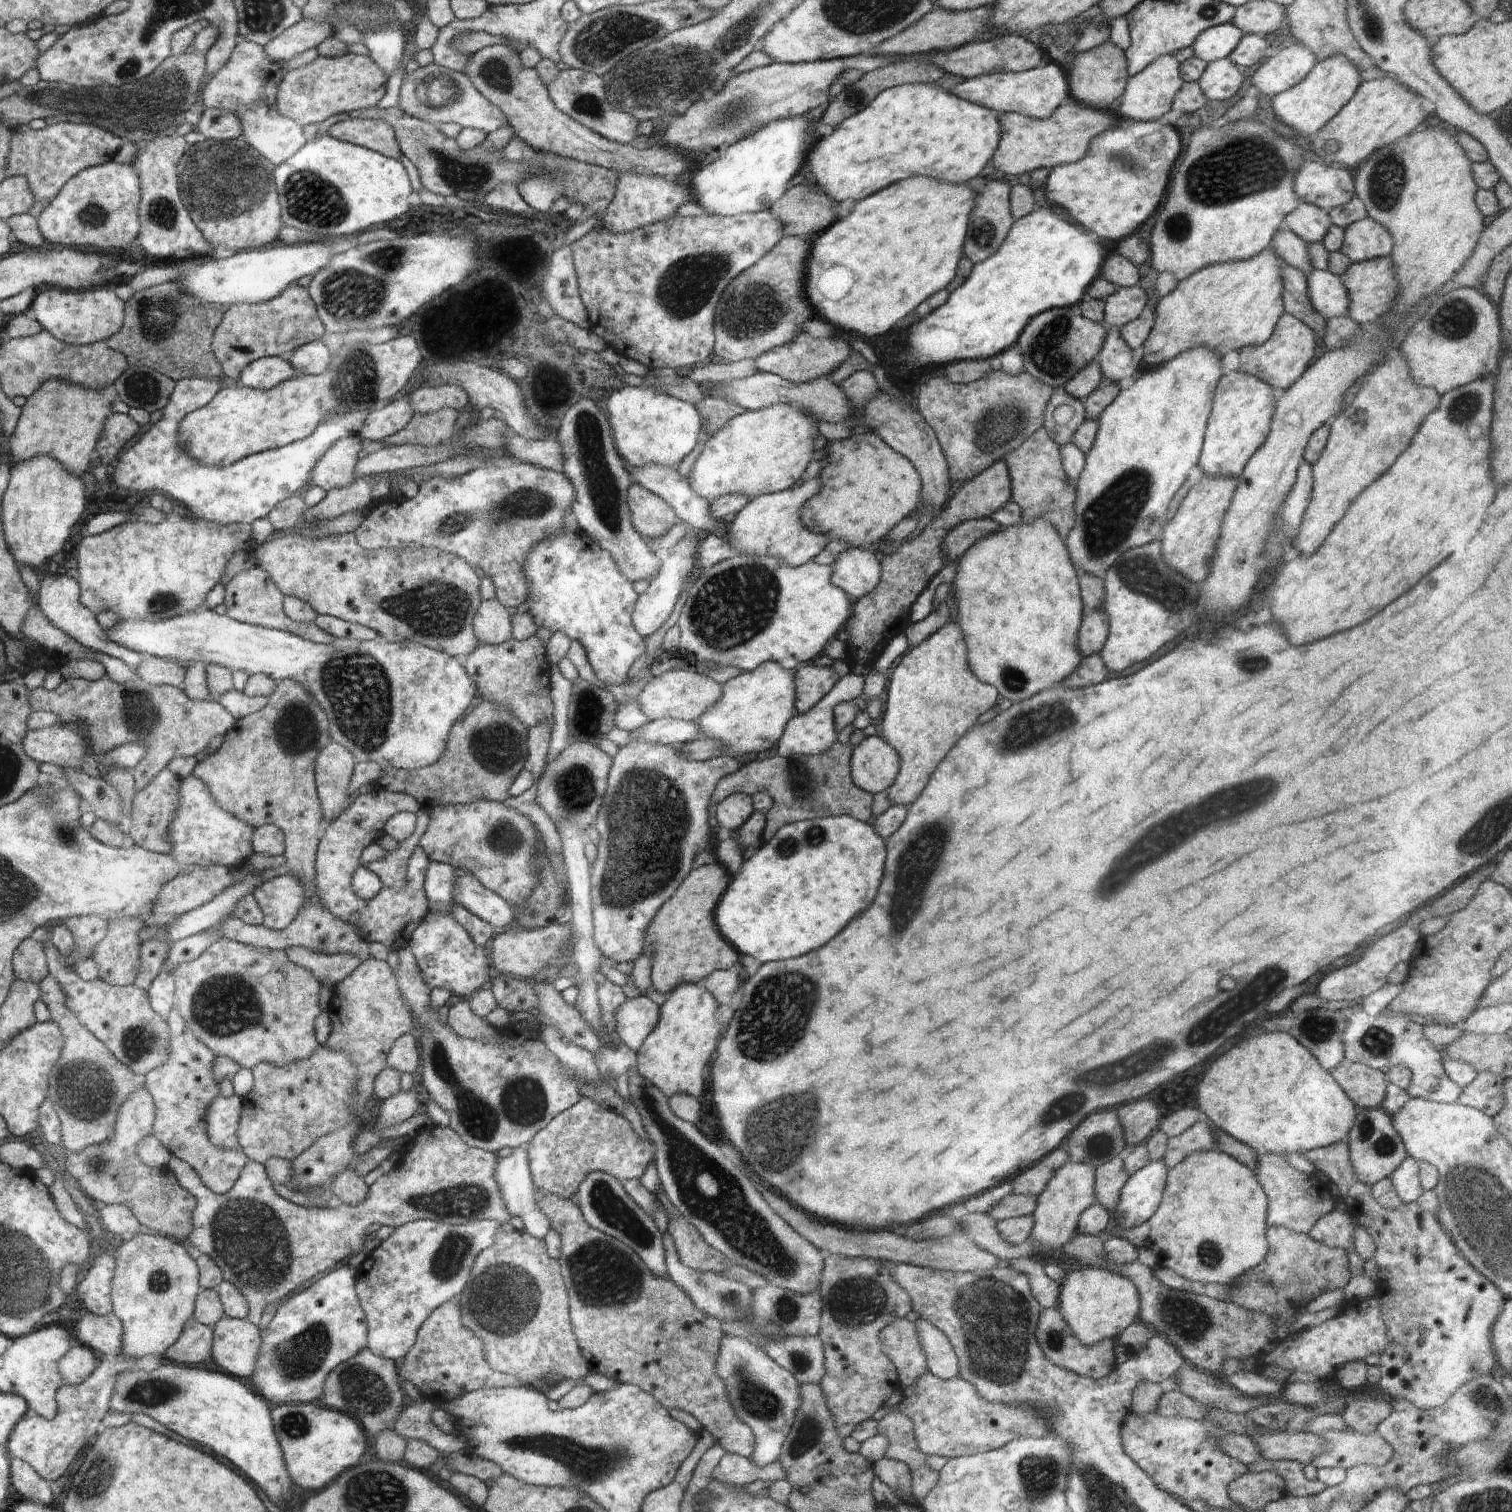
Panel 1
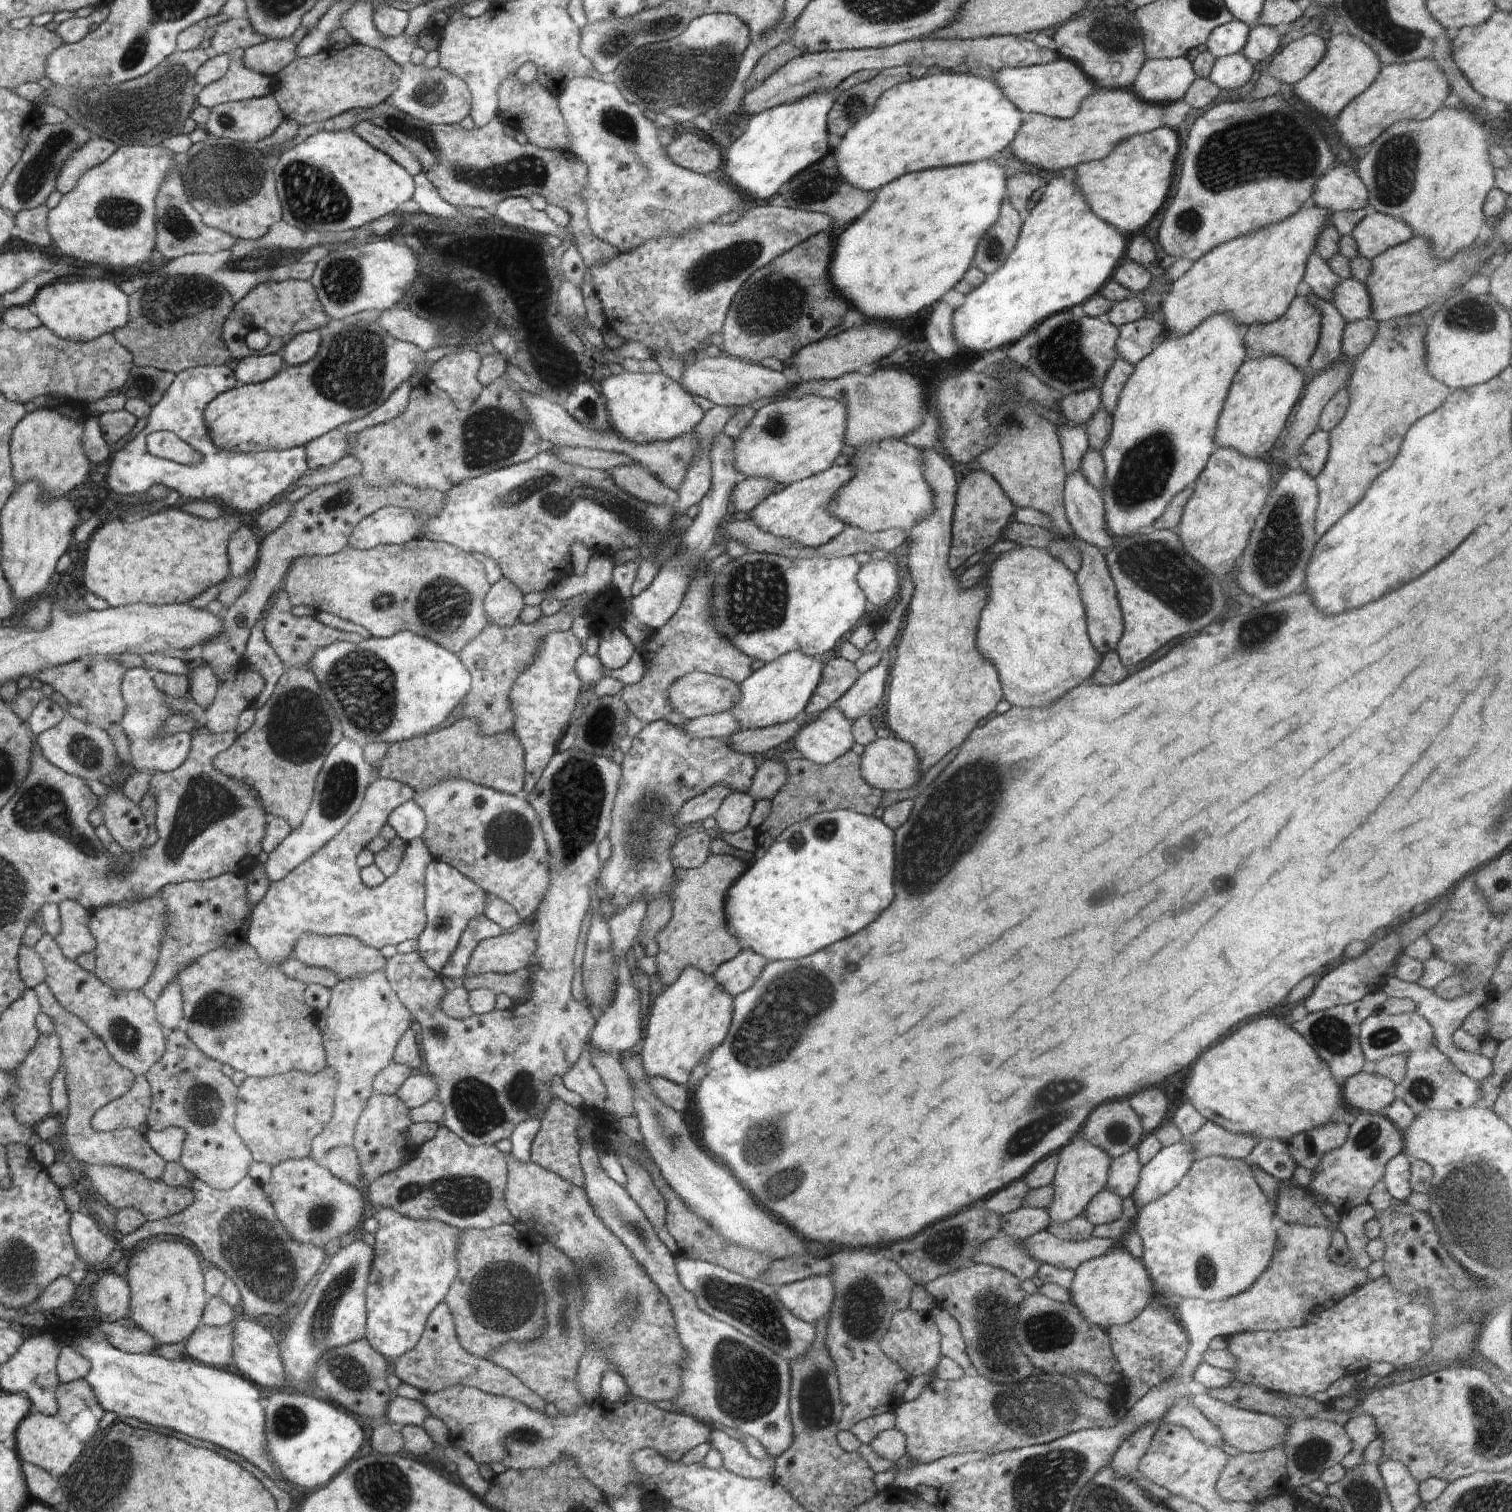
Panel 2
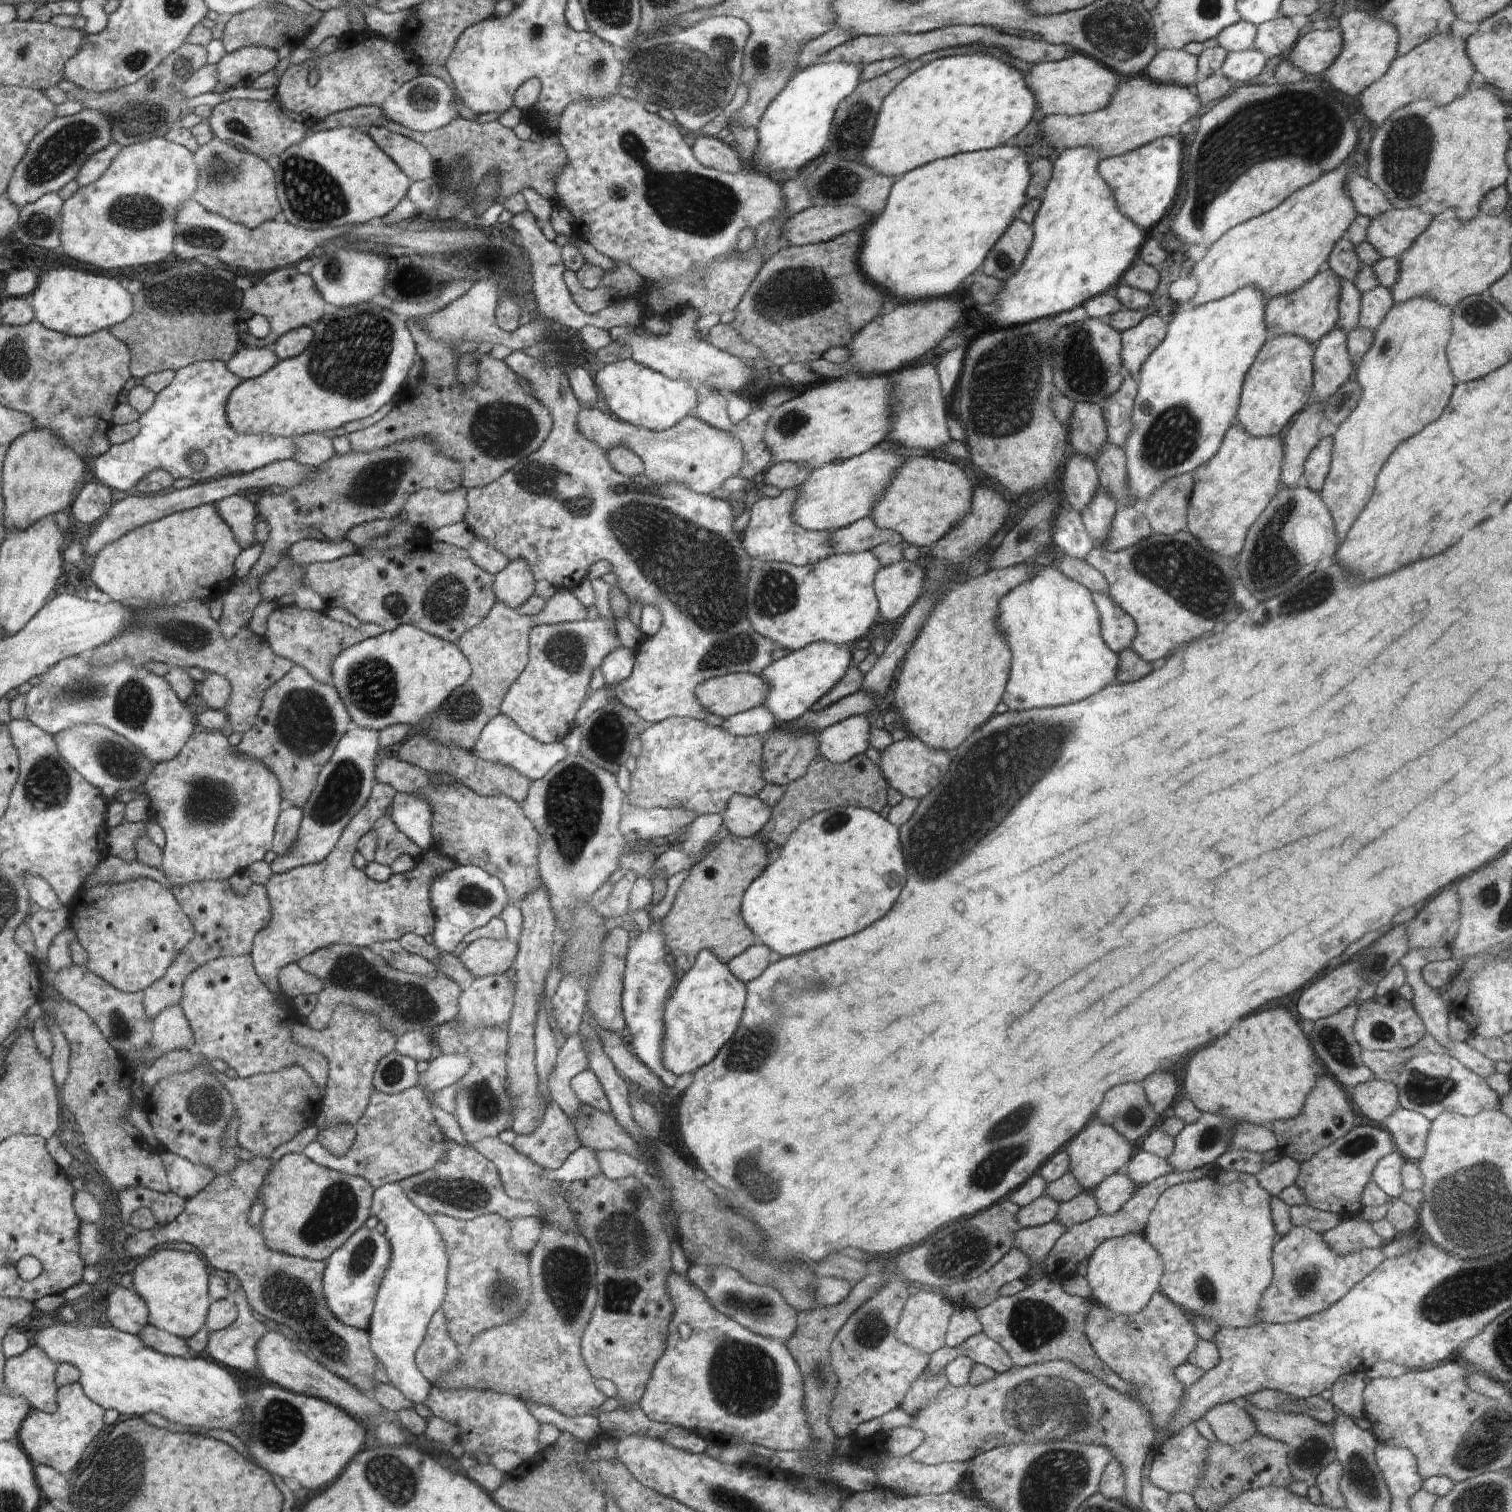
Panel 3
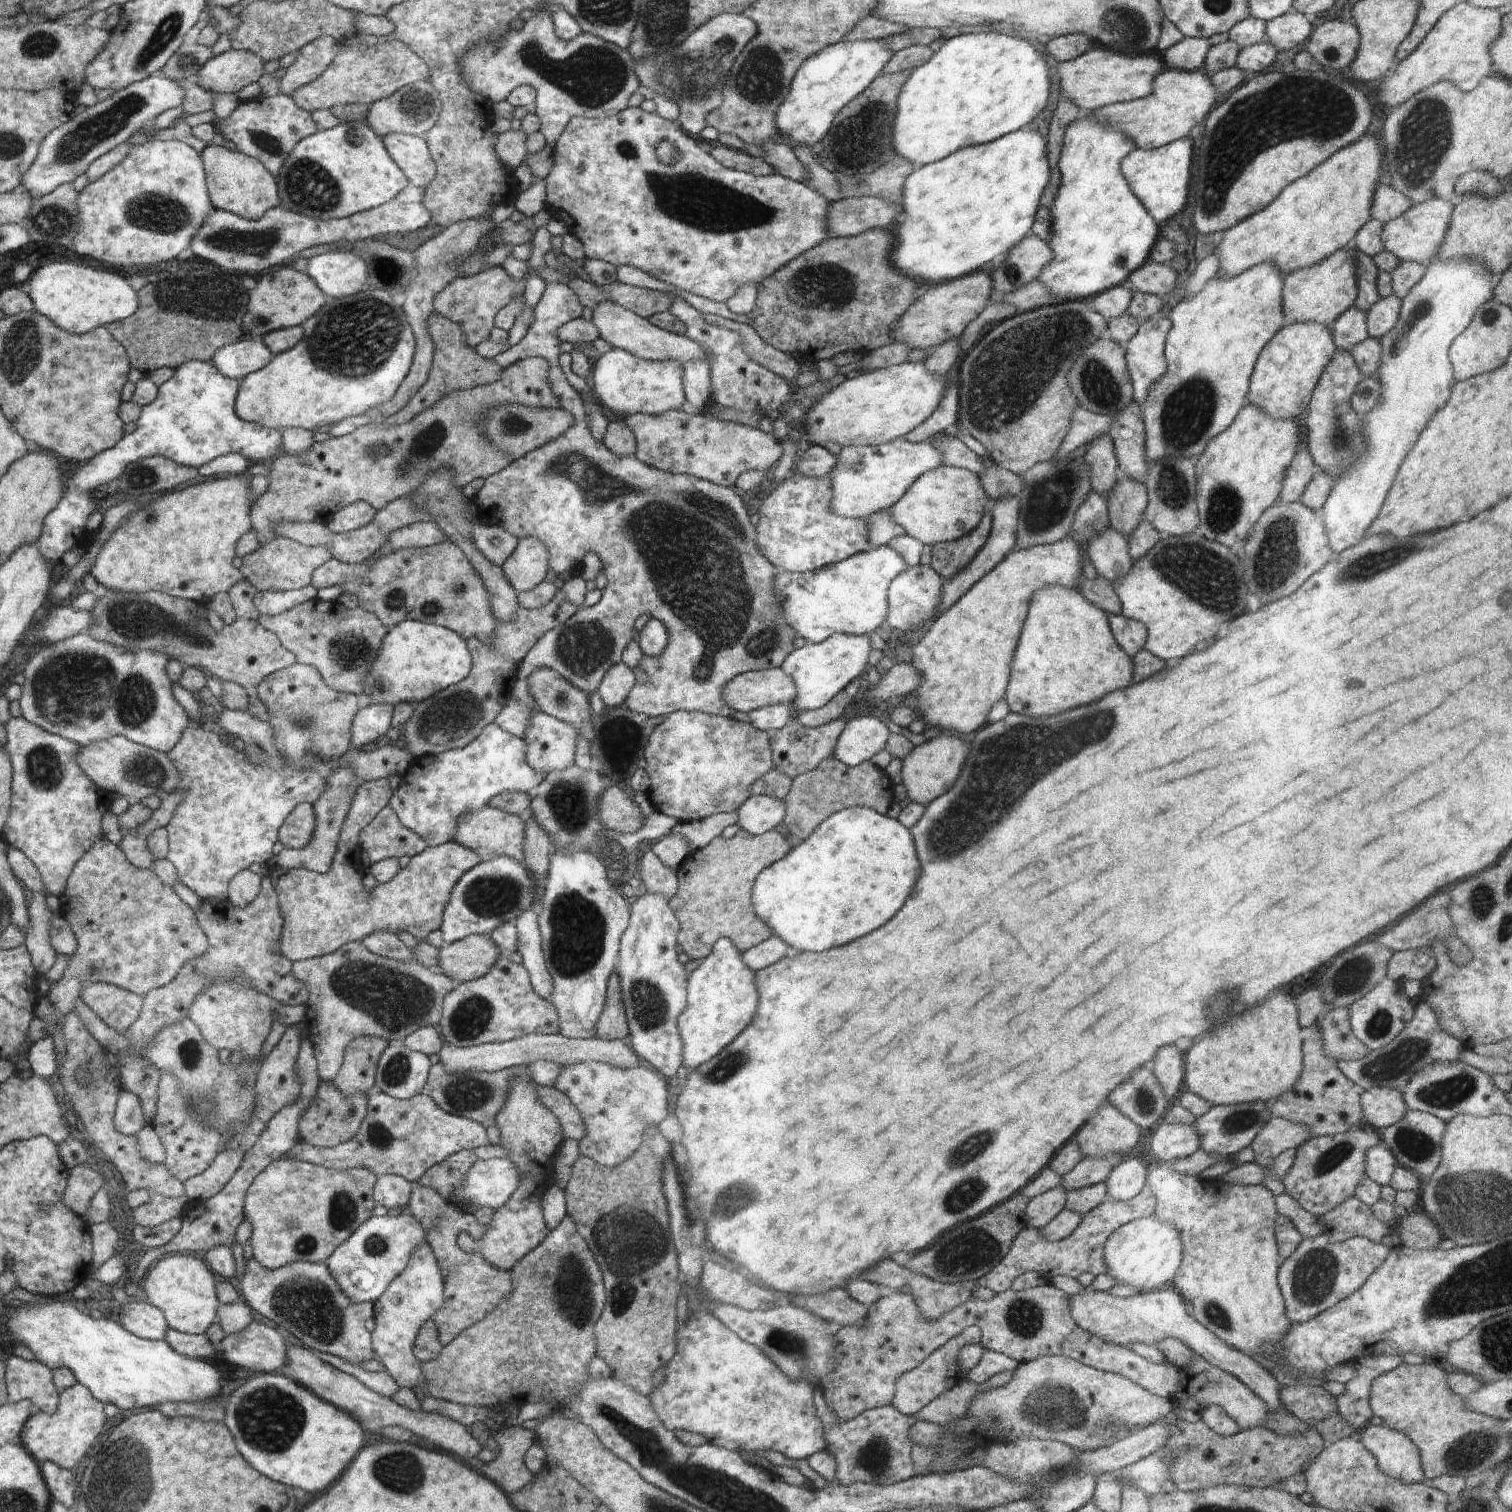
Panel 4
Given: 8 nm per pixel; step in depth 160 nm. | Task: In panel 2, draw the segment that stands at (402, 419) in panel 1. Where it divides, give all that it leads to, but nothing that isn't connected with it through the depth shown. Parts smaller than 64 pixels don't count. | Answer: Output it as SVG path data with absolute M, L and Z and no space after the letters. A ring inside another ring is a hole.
M409 382L400 384L392 394L388 397L386 402L383 402L376 410L372 410L368 414L360 417L358 420L351 420L343 429L348 434L358 434L364 429L372 428L373 426L394 420L398 418L405 410L409 401L412 387Z

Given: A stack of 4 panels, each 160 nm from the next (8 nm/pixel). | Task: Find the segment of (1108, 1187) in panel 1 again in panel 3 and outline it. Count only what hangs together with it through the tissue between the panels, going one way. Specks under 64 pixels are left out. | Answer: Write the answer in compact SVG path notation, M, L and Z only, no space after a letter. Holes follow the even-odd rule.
M1141 1151L1128 1161L1122 1172L1131 1178L1136 1188L1140 1188L1151 1183L1155 1178L1171 1172L1171 1168L1167 1158Z

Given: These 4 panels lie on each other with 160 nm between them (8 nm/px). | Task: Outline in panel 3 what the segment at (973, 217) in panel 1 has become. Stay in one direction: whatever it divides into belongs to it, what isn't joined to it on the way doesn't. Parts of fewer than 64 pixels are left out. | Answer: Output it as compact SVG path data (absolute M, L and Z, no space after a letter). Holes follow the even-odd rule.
M1016 216L1003 235L987 252L982 270L984 274L1007 281L1025 259L1033 239L1033 228Z

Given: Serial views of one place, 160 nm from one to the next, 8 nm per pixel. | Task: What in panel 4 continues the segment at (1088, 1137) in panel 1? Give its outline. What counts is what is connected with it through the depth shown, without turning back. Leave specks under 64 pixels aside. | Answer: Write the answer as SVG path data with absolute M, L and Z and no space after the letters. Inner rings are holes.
M1138 1072L1128 1084L1112 1090L1106 1102L1127 1116L1140 1130L1148 1130L1158 1124L1167 1113L1171 1102L1164 1096L1153 1072Z

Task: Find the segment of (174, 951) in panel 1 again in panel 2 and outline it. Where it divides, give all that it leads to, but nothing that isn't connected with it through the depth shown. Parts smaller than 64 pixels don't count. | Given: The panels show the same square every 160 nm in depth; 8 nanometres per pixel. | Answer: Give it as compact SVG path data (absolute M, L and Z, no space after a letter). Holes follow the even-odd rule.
M177 980L172 981L154 1003L155 1010L158 1012L159 1022L163 1025L165 1032L170 1032L183 1026L182 987Z

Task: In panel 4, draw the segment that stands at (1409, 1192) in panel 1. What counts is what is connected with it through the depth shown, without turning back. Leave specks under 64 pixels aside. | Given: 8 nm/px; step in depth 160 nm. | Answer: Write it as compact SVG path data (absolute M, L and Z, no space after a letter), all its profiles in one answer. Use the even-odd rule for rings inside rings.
M1382 1142L1366 1151L1365 1161L1365 1174L1368 1178L1376 1181L1380 1186L1390 1184L1398 1164L1394 1155Z

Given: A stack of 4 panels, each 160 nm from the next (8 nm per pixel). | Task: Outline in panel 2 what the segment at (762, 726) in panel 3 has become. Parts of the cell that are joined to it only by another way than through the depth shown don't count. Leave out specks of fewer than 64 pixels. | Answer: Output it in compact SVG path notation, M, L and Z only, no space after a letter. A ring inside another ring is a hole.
M726 711L715 715L704 715L703 717L690 719L680 728L683 728L690 736L697 739L708 737L724 739L733 732L742 730L731 713Z

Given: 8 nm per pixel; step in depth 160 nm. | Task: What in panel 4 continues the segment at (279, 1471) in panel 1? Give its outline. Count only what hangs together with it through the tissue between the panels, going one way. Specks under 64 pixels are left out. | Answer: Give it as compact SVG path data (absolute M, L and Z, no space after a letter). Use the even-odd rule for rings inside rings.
M71 1297L66 1301L54 1300L52 1304L37 1304L34 1306L30 1303L12 1303L12 1305L15 1305L15 1312L10 1316L9 1322L6 1324L12 1333L13 1342L20 1342L28 1346L34 1353L35 1358L41 1363L44 1363L47 1367L52 1367L53 1369L59 1369L60 1367L69 1368L74 1373L77 1382L88 1387L91 1393L100 1402L112 1403L119 1409L122 1408L122 1410L140 1410L140 1408L156 1408L156 1406L165 1402L203 1403L204 1401L212 1401L213 1399L220 1400L218 1396L222 1398L220 1394L220 1380L222 1380L222 1376L218 1374L218 1370L216 1370L212 1364L208 1364L208 1360L200 1359L194 1362L194 1360L190 1360L190 1358L184 1355L179 1355L164 1339L152 1340L140 1338L139 1336L133 1335L131 1331L126 1330L122 1324L117 1324L109 1319L92 1320L90 1316L86 1316L86 1313L82 1313L82 1311L79 1312L76 1307L74 1307L74 1301Z

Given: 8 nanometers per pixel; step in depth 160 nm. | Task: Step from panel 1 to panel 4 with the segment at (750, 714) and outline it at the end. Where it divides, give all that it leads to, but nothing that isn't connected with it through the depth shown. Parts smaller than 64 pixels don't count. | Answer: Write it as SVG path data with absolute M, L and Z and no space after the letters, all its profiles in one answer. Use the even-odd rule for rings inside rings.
M836 633L818 644L806 643L792 652L780 666L795 686L795 699L791 708L795 714L822 709L828 701L846 689L852 681L861 678L869 668L867 664L870 647L868 635Z

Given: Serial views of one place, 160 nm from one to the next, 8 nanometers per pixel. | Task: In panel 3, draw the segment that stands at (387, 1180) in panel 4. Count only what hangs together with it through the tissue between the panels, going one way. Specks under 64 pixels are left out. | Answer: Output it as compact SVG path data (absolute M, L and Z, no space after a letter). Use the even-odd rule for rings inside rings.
M390 1183L387 1185L382 1185L380 1188L375 1190L374 1204L372 1205L372 1214L376 1216L379 1222L384 1224L384 1234L388 1234L388 1238L392 1238L392 1270L388 1270L388 1274L384 1275L384 1286L380 1286L380 1302L376 1303L376 1318L372 1318L372 1330L368 1330L368 1334L371 1336L371 1345L372 1350L376 1353L376 1358L380 1359L381 1366L388 1373L390 1384L396 1387L398 1390L401 1390L403 1395L414 1404L426 1402L430 1392L432 1390L433 1384L422 1374L421 1370L418 1370L418 1367L415 1363L415 1352L418 1350L418 1347L422 1344L422 1341L425 1337L425 1332L427 1331L427 1326L429 1325L432 1315L442 1306L444 1302L445 1292L447 1289L447 1272L449 1269L448 1264L448 1253L442 1240L440 1231L435 1223L432 1222L432 1219L427 1214L424 1214L416 1204L410 1200L410 1196L404 1192L401 1186L398 1186L396 1183Z

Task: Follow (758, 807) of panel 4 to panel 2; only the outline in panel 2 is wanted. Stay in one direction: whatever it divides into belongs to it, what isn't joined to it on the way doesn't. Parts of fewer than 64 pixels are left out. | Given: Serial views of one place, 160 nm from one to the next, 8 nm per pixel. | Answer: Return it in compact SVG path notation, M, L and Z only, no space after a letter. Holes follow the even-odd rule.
M738 791L730 793L723 800L722 808L714 816L717 828L723 833L743 829L749 824L755 801L749 793Z

